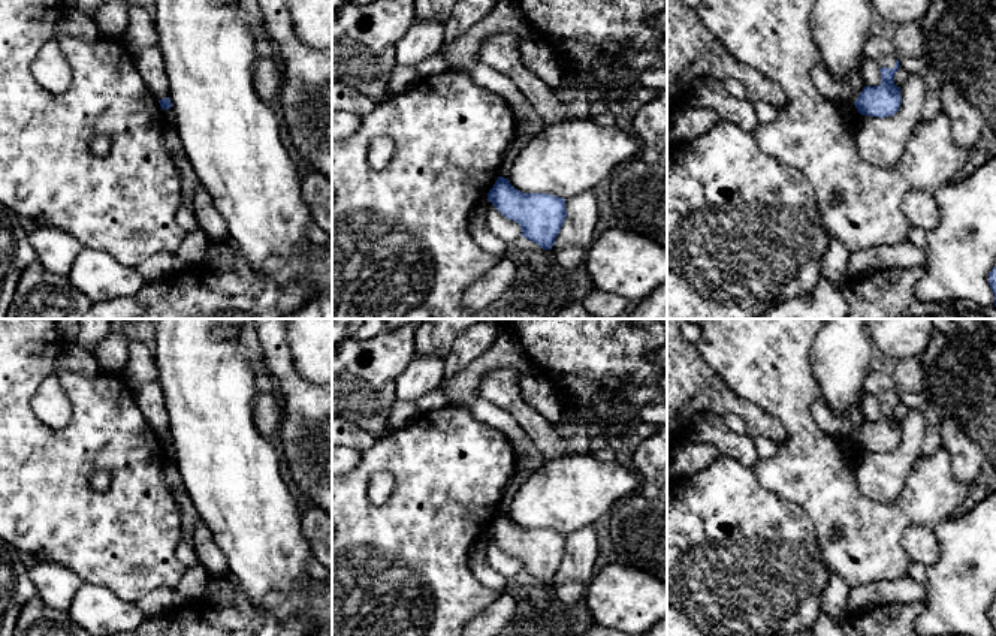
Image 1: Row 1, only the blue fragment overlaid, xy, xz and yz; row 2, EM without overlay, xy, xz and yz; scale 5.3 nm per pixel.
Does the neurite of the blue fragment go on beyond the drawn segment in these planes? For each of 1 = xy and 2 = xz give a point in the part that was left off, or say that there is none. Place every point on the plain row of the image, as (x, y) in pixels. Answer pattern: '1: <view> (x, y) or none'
1: none
2: none

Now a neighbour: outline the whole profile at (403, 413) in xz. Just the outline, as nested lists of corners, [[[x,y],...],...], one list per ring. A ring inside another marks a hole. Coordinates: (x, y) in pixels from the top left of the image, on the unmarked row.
[[[395,400],[395,404],[390,410],[389,426],[393,429],[410,426],[414,419],[420,415],[414,401]]]

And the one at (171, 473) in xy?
[[[166,458],[166,464],[163,468],[163,477],[167,488],[175,494],[179,488],[184,488],[176,461],[172,458]]]

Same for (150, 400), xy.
[[[154,380],[141,385],[130,385],[130,389],[135,394],[139,410],[154,432],[157,435],[169,432],[169,416],[159,382]]]

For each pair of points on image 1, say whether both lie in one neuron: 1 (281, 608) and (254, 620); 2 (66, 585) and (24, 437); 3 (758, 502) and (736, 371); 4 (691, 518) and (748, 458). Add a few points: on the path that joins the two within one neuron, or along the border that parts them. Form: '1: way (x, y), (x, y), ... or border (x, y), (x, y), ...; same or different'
1: way (275, 614), (269, 620), (260, 620); same
2: border (33, 555), (41, 555), (69, 567), (82, 581); different
3: border (749, 469), (764, 488), (781, 497); different
4: border (720, 452), (729, 454), (749, 469); different

